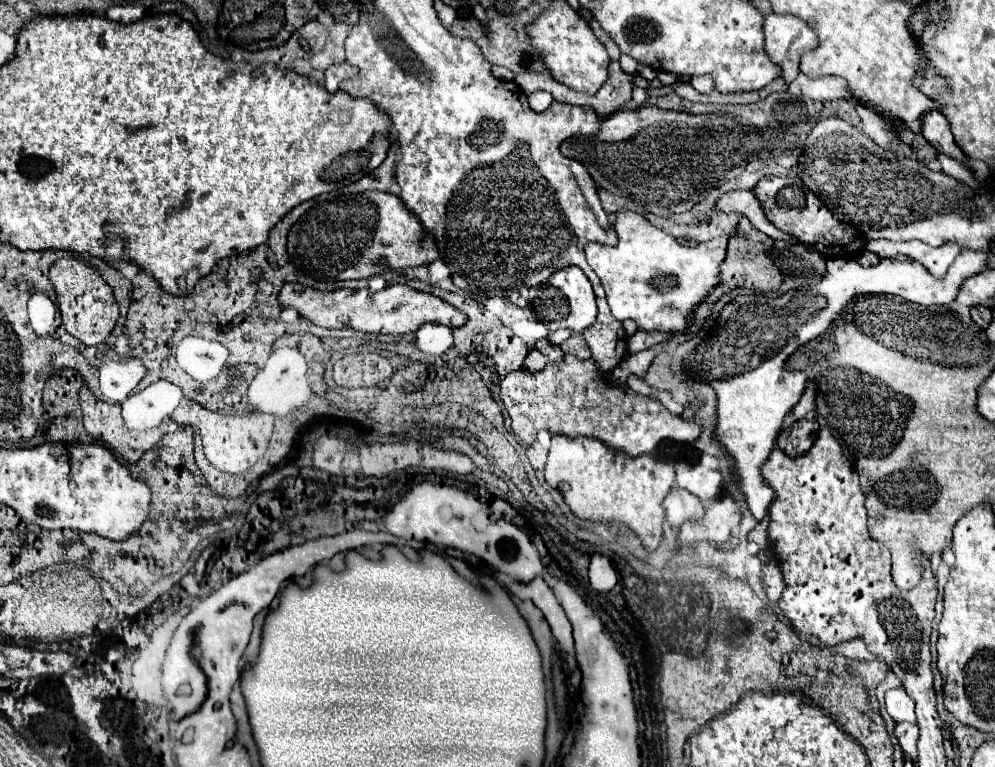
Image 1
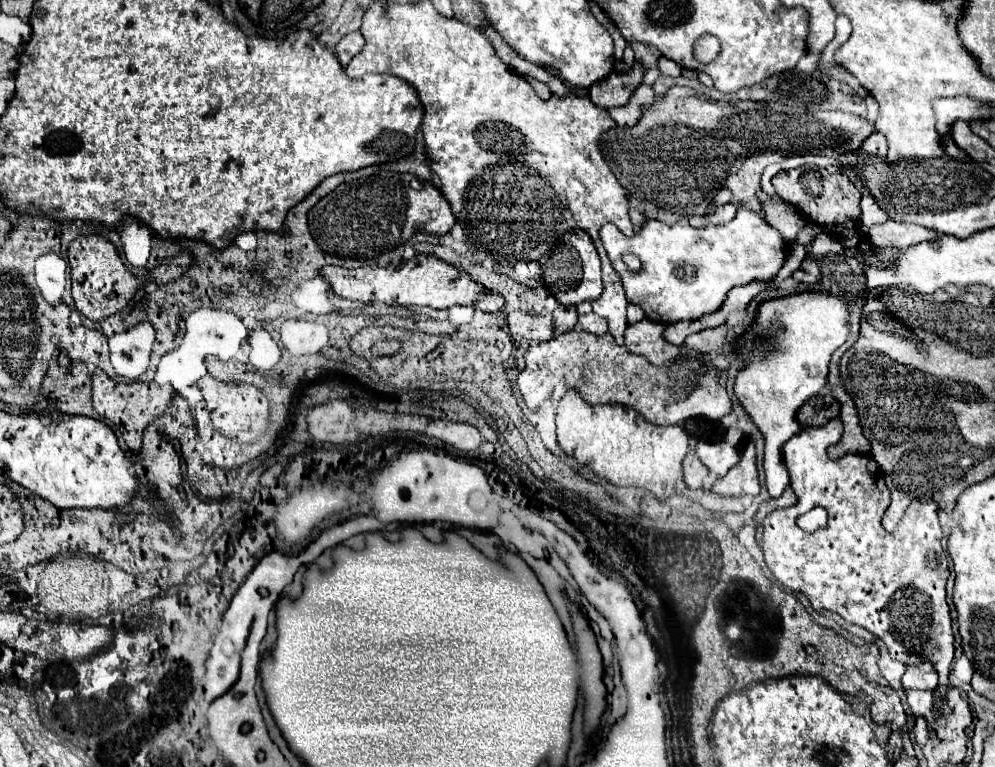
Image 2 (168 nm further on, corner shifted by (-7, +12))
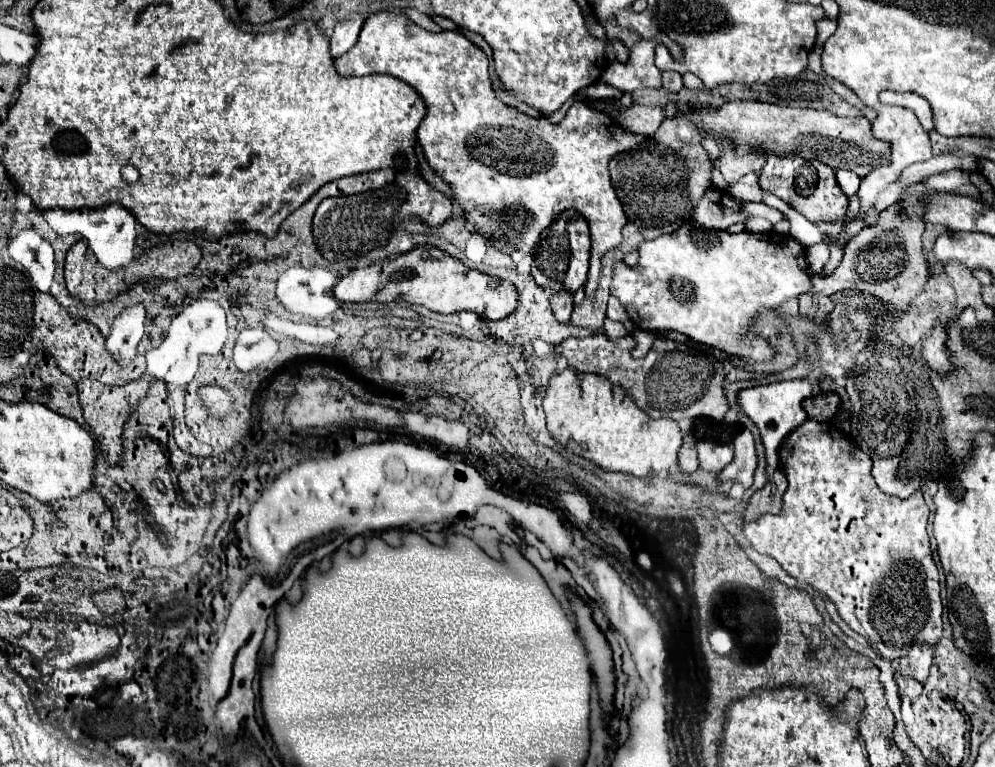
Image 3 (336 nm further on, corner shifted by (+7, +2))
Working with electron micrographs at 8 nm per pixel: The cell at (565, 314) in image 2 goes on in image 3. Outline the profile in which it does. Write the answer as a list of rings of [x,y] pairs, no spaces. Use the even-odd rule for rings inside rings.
[[[553,294],[549,302],[557,322],[569,322],[569,316],[573,310],[573,294]]]

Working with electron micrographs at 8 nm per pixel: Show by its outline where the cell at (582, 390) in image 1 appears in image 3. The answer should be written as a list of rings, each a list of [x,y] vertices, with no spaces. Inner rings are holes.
[[[593,334],[587,338],[567,338],[557,346],[533,338],[531,346],[533,354],[541,360],[559,354],[579,376],[597,374],[601,378],[607,378],[611,384],[619,386],[627,396],[631,396],[633,402],[653,420],[673,418],[675,422],[679,422],[683,418],[711,418],[715,422],[721,422],[723,414],[727,412],[727,400],[723,392],[725,362],[719,362],[725,358],[723,352],[711,346],[657,338],[653,350],[649,350],[649,354],[641,360],[631,358],[629,346],[633,346],[633,342],[629,342],[629,336],[611,340],[605,334]],[[705,352],[713,352],[713,362],[711,354]]]

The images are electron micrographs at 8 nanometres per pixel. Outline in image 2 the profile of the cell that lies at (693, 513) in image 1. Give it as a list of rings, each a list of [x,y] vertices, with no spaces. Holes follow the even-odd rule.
[[[689,452],[683,460],[683,472],[685,472],[685,482],[689,488],[701,488],[705,478],[707,478],[707,466],[695,456],[695,452]]]

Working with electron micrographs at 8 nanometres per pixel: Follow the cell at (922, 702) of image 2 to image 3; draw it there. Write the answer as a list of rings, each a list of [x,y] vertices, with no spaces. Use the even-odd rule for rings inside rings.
[[[897,678],[897,686],[899,686],[899,696],[907,696],[909,700],[915,700],[923,690],[923,684],[913,682],[911,678]]]

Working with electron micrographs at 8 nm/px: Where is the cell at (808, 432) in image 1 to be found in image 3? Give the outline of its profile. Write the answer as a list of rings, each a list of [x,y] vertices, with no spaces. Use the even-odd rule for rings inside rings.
[[[819,394],[803,402],[803,410],[811,420],[829,422],[841,410],[841,398],[837,394]]]

